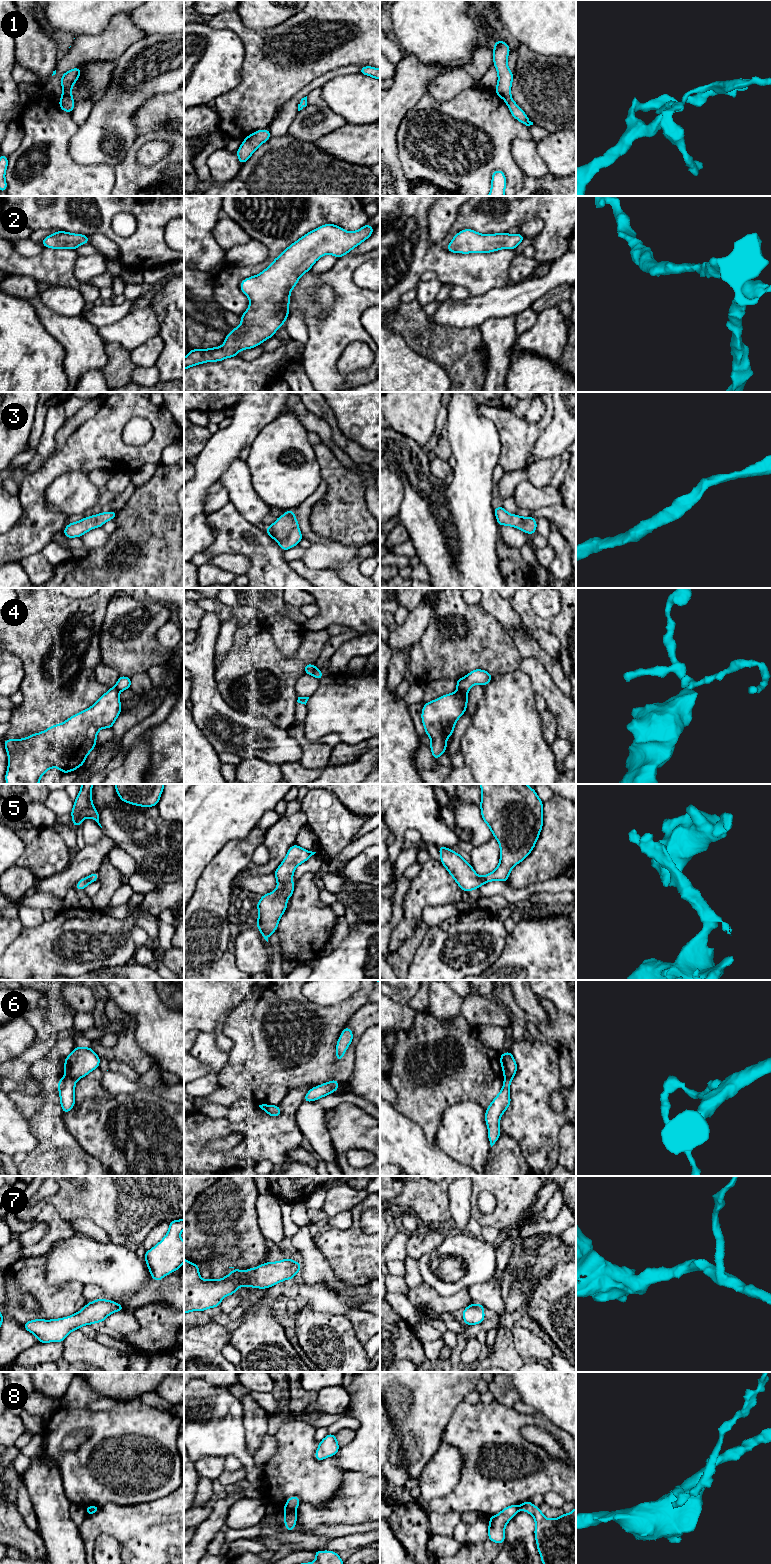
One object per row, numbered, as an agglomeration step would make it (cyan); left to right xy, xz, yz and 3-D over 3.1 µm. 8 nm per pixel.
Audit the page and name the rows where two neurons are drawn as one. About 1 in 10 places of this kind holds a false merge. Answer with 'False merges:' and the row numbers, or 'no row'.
False merges: 4, 6, 8

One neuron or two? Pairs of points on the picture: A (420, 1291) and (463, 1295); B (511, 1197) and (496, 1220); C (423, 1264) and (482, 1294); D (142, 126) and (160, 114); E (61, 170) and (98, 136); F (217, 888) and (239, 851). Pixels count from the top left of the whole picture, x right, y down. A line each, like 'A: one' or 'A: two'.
A: one
B: one
C: two
D: one
E: two
F: one

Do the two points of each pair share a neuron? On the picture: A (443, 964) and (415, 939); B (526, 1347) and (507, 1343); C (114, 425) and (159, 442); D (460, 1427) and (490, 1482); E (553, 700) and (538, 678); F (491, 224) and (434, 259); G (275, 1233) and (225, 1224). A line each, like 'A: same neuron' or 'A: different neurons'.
A: different neurons
B: different neurons
C: same neuron
D: same neuron
E: same neuron
F: same neuron
G: different neurons

